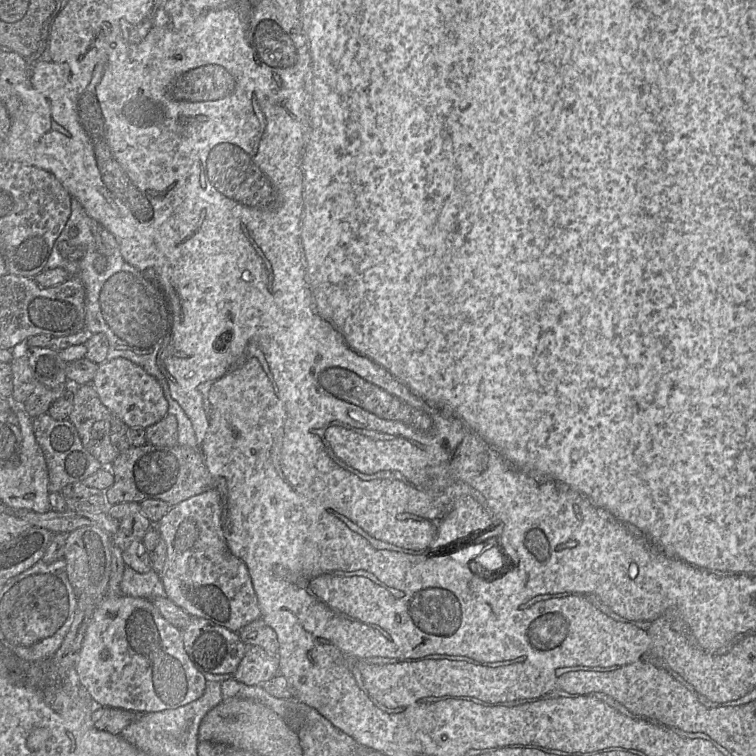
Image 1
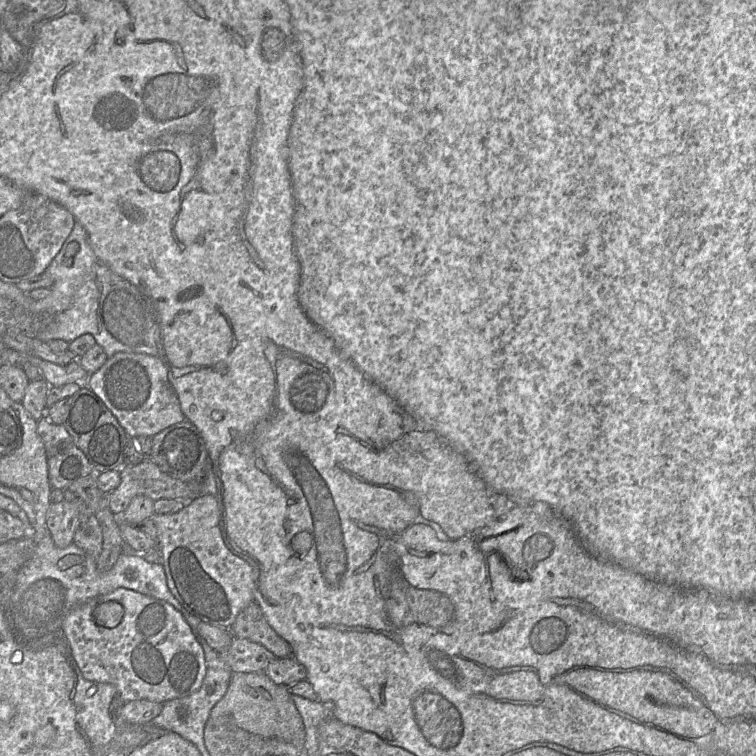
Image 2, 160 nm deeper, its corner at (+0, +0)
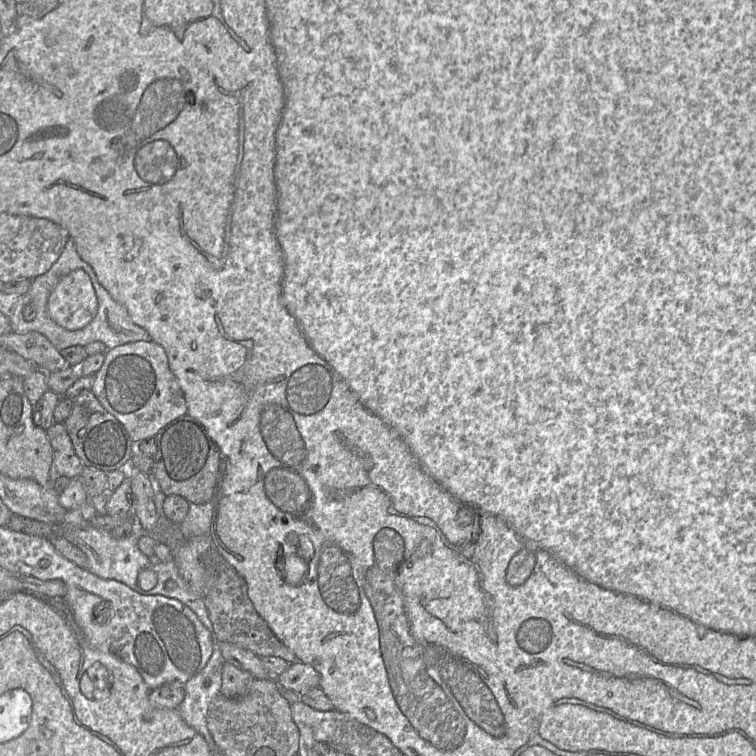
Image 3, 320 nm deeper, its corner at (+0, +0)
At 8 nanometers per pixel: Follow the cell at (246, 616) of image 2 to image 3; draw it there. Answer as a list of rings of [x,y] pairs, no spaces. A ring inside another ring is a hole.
[[[211,549],[200,558],[206,571],[207,590],[204,603],[208,610],[216,642],[229,642],[249,650],[259,657],[280,657],[292,664],[297,661],[290,651],[271,631],[267,623],[257,613],[248,596],[247,583],[244,578],[227,562],[217,549]]]

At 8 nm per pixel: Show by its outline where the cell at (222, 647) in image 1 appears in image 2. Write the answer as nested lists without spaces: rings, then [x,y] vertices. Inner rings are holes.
[[[233,637],[231,644],[218,653],[232,673],[264,672],[269,662],[276,657],[261,644]]]

